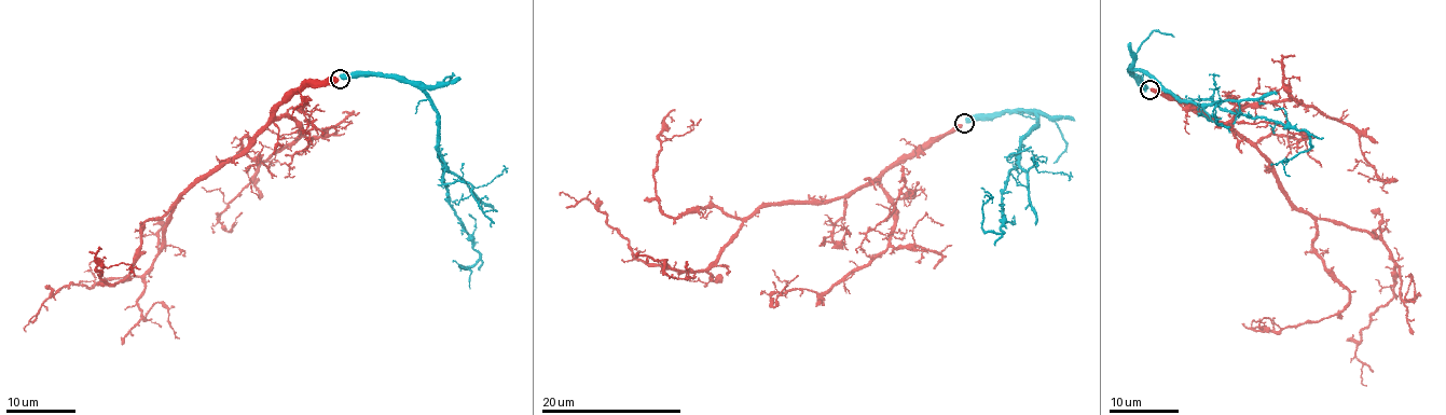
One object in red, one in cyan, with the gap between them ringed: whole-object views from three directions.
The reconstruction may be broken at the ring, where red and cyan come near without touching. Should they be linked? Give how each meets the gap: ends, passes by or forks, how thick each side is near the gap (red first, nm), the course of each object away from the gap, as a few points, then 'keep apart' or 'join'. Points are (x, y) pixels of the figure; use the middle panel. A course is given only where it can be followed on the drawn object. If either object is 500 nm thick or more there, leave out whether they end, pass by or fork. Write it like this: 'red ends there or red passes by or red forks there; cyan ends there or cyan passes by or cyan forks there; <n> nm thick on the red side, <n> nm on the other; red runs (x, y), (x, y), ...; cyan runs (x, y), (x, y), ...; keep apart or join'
480 nm thick on the red side, 550 nm on the other; red runs (962, 124), (831, 199), (771, 203), (743, 223), (720, 259), (690, 272), (647, 266), (589, 201), (560, 194); cyan runs (965, 123), (1018, 110), (1036, 118), (1007, 181), (1002, 233), (983, 230), (982, 208), (991, 196), (983, 197); join

